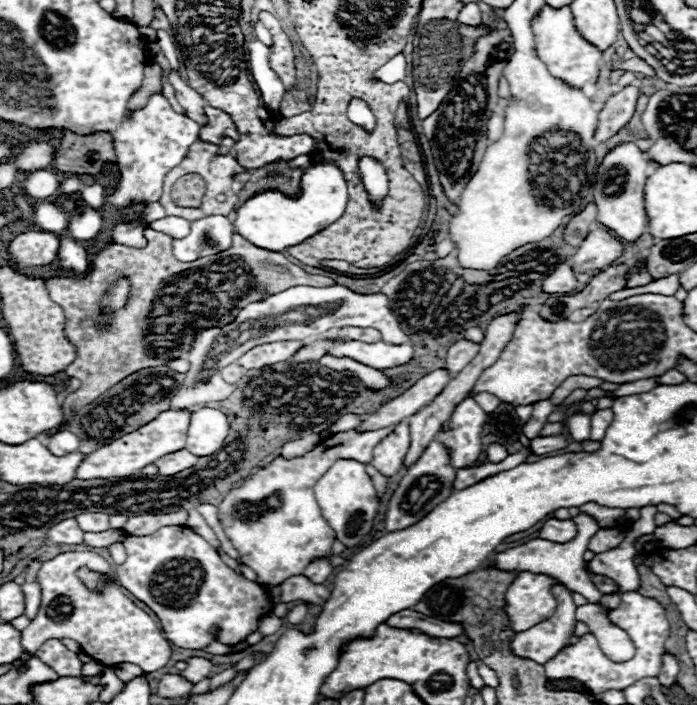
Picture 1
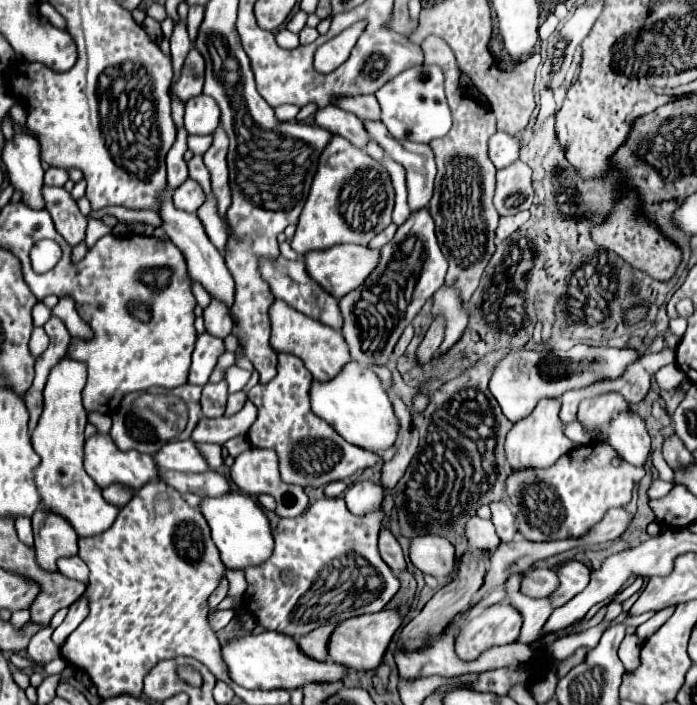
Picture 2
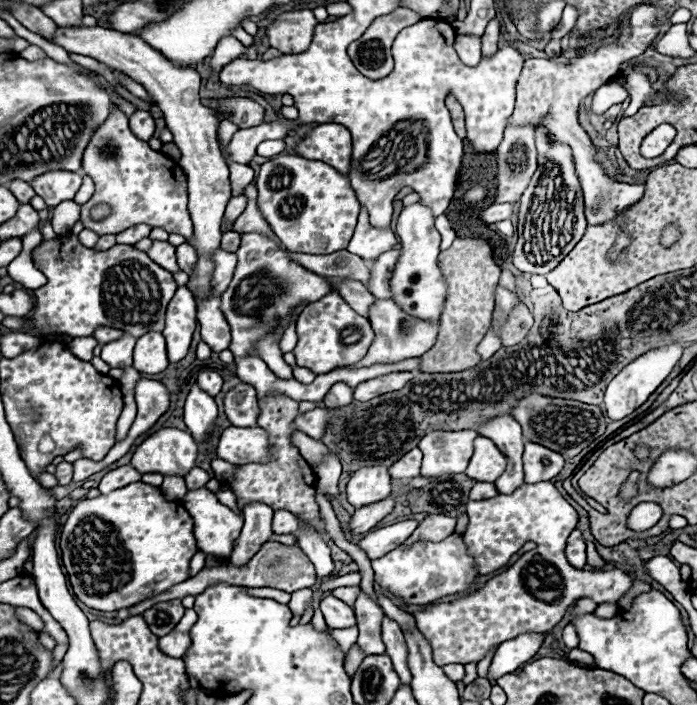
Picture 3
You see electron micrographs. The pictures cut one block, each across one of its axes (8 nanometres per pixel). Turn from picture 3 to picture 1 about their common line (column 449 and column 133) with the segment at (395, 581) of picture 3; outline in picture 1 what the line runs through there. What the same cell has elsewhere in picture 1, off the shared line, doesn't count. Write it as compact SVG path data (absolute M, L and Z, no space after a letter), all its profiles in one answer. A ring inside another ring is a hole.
M164 526L156 530L150 536L128 536L124 540L126 548L126 562L116 566L114 580L126 588L132 596L142 600L146 606L152 608L152 612L160 618L164 636L178 648L190 648L190 650L202 650L212 642L210 626L220 626L218 640L224 644L236 644L242 638L246 638L252 630L256 630L258 620L266 616L272 610L272 602L268 600L264 588L256 582L248 582L246 578L240 578L234 574L232 568L228 568L216 548L212 548L202 536L198 536L194 530L184 526Z

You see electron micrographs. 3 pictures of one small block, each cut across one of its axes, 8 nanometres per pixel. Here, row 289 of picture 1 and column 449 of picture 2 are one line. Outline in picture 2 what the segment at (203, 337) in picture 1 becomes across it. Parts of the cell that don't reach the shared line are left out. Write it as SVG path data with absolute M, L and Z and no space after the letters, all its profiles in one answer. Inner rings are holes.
M442 286L436 294L434 294L434 308L432 308L434 316L444 316L446 318L446 336L444 342L440 346L438 352L446 352L448 346L454 346L454 342L458 342L458 338L462 336L462 330L468 324L468 312L466 308L460 304L460 298L456 294L456 290Z

